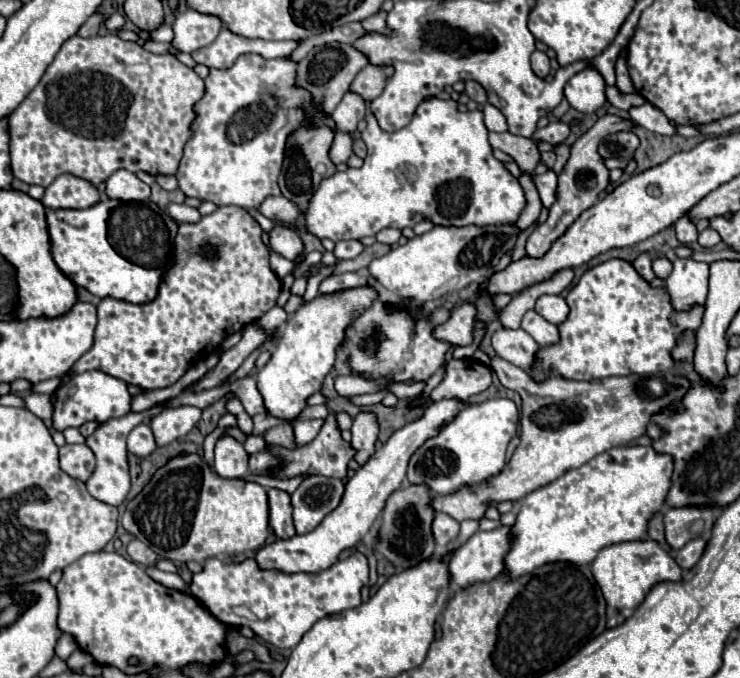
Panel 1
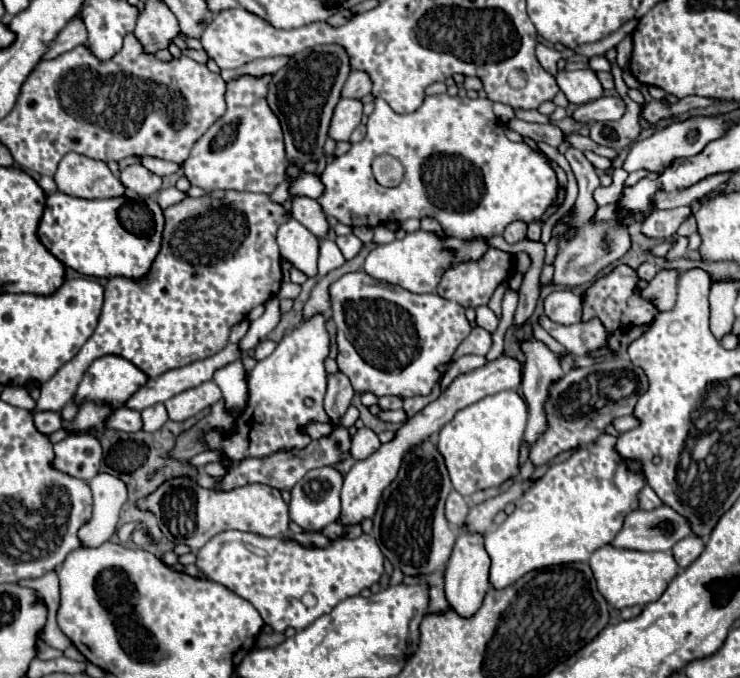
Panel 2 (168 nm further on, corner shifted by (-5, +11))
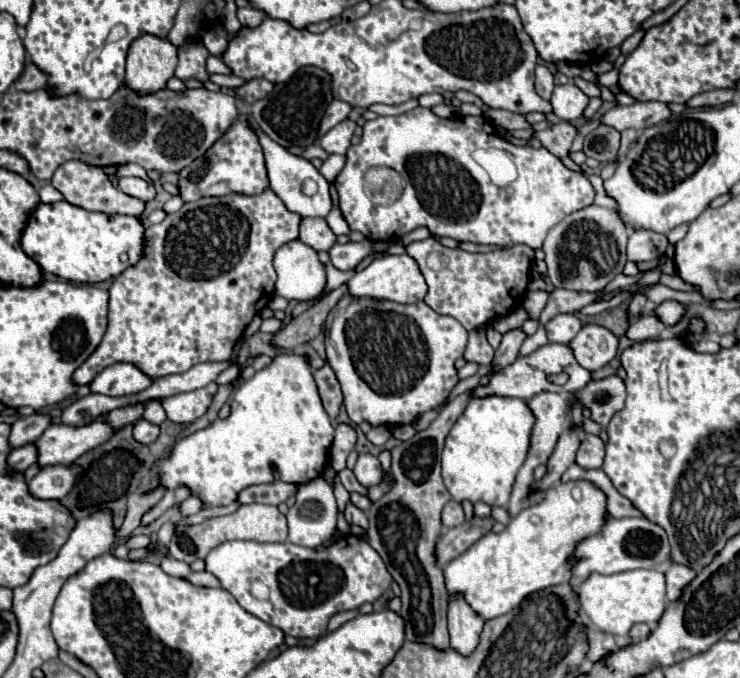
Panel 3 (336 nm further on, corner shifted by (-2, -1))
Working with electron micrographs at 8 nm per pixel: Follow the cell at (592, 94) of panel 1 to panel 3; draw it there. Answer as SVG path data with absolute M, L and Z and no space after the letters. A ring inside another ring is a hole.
M570 82L570 84L554 88L550 104L554 108L554 114L560 120L578 120L582 118L582 112L588 106L588 100L590 98L578 86Z

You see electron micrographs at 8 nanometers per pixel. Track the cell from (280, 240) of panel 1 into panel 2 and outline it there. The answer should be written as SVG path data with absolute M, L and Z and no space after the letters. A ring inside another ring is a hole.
M289 218L285 224L281 224L277 232L277 244L281 256L295 268L303 270L307 276L317 276L319 242L303 224L299 224L295 218Z

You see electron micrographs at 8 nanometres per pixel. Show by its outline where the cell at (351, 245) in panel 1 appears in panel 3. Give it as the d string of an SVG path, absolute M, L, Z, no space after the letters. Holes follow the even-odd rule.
M362 240L362 242L348 242L348 244L334 244L330 248L330 262L338 268L338 270L354 270L366 256L370 256L372 250L372 242L370 240Z

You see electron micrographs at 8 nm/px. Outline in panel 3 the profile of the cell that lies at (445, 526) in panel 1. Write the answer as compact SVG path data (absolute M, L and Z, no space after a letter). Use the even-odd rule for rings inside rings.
M450 500L442 510L442 526L448 530L448 528L454 528L462 522L464 522L464 510L462 510L460 502Z

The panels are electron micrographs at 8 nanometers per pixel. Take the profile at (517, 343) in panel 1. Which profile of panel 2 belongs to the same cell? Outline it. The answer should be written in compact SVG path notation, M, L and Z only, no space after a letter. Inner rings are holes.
M521 340L519 342L521 352L525 354L525 372L523 372L523 396L529 404L529 422L525 430L525 440L527 444L533 444L537 436L545 430L545 412L543 412L543 402L547 398L547 388L551 382L559 380L565 372L559 362L559 358L545 348L539 340Z

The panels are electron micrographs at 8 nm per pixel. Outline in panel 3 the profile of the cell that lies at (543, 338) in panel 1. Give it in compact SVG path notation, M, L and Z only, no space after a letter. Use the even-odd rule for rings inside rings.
M588 324L584 326L578 336L570 342L570 348L574 350L574 356L580 366L594 372L606 366L618 350L618 338L608 332L602 326Z

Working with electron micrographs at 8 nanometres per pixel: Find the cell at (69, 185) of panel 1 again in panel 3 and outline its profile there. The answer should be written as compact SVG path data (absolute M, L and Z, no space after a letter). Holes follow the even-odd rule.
M68 160L68 162L60 164L50 182L56 190L60 190L64 194L64 200L68 200L70 204L80 206L84 210L96 210L96 212L104 212L104 214L128 214L128 216L140 218L140 214L146 208L146 202L132 198L132 196L124 194L122 190L114 188L102 168L80 162L80 160Z

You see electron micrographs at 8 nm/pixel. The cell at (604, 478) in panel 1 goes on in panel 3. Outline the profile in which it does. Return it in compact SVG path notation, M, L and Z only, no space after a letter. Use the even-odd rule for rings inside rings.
M560 482L548 488L544 498L514 516L504 532L488 532L442 568L448 596L460 594L484 620L512 612L532 592L570 580L568 556L580 540L602 530L604 514L606 494L592 482Z

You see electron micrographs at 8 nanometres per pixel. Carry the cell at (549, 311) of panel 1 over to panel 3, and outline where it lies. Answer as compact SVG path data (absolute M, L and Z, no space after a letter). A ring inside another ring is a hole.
M558 314L556 318L552 318L546 324L548 340L560 342L560 344L570 342L580 332L580 328L582 328L582 324L580 324L580 320L574 314Z

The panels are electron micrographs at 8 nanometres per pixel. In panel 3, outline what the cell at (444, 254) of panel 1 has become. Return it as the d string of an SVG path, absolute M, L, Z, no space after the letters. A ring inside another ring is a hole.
M384 256L384 258L374 258L364 270L358 270L350 280L348 280L348 292L354 298L378 298L378 300L392 300L392 302L400 302L400 304L412 304L418 302L426 296L426 282L424 276L418 268L418 264L408 256Z

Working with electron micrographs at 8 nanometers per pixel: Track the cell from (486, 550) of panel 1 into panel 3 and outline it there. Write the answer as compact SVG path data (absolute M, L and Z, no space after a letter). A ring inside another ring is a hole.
M452 596L448 600L450 648L462 656L470 656L480 642L482 628L484 620L460 596Z

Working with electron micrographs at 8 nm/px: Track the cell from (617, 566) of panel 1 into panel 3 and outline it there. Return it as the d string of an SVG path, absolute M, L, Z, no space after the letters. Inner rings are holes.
M630 570L612 576L592 574L578 588L578 602L590 622L612 636L626 636L634 624L656 622L666 610L664 574L658 570Z

